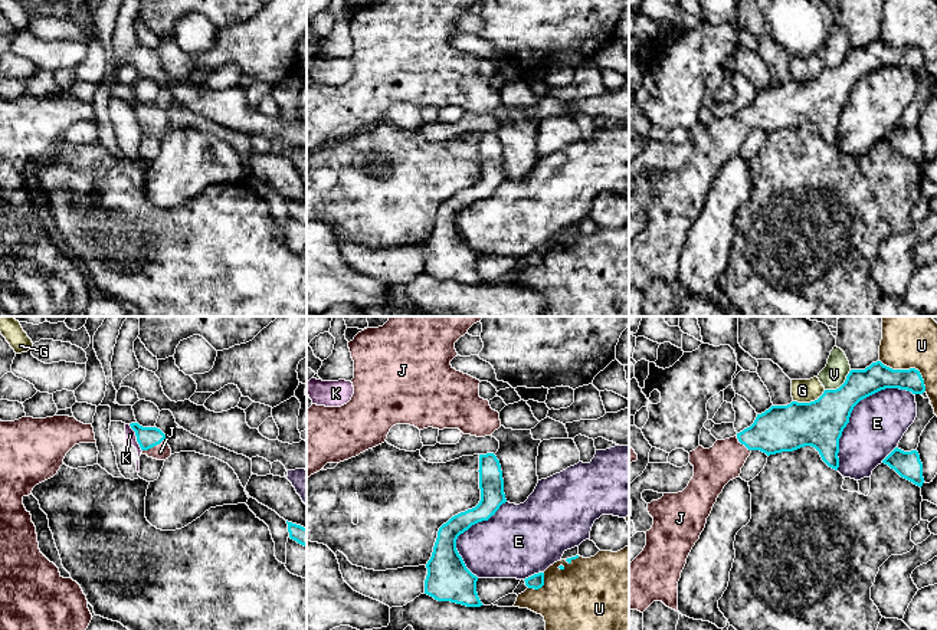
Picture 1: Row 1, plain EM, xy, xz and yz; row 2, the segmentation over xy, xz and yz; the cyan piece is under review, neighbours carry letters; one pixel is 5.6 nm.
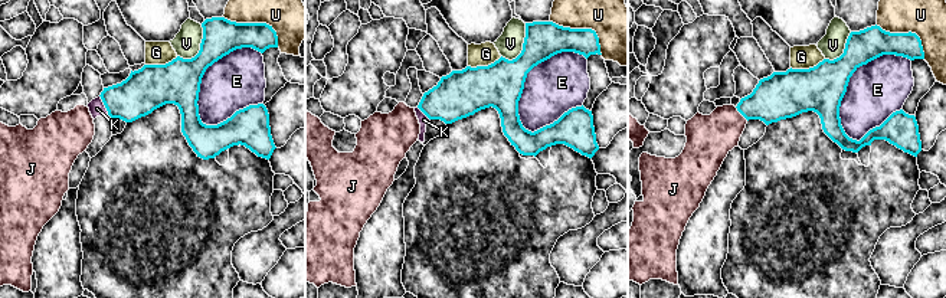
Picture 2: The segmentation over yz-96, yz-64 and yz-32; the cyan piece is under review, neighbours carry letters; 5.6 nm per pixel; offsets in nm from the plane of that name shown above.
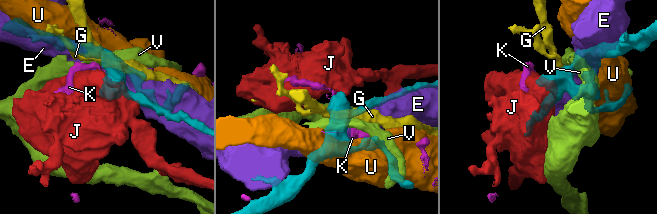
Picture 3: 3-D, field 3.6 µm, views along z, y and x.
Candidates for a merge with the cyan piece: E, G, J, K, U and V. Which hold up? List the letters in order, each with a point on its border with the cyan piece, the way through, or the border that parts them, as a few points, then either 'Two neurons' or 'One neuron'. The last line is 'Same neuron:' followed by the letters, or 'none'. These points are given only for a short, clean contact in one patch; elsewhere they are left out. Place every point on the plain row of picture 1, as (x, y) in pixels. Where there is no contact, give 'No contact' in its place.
E: Touches cyan at yz (852, 87). Two neurons
G: Touches cyan at yz (811, 79). Boundary: yz (825, 68), (813, 78), (793, 79). Two neurons
J: Touches cyan at xy (153, 124). Path across: xy (147, 115), (153, 124), (160, 130). One neuron
K: Touches cyan at xy (137, 115). Two neurons
U: Touches cyan at yz (910, 46). Two neurons
V: Touches cyan at yz (841, 64). Boundary: yz (851, 48), (838, 65), (825, 68). Two neurons
Same neuron: J

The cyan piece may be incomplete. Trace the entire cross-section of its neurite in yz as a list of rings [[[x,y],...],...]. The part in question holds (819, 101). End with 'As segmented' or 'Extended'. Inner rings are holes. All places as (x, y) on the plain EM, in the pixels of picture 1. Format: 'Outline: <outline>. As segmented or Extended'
Outline: [[[877,39],[865,47],[851,47],[839,66],[825,68],[815,79],[771,83],[764,91],[757,92],[754,101],[734,115],[717,118],[710,127],[698,124],[689,129],[694,154],[688,164],[682,170],[664,171],[661,177],[648,181],[653,203],[645,210],[646,223],[643,229],[629,240],[629,288],[643,291],[653,279],[662,279],[666,285],[678,289],[678,259],[687,236],[700,217],[718,173],[730,158],[740,154],[741,145],[753,128],[770,134],[812,124],[829,145],[838,148],[839,117],[849,101],[854,85],[861,78],[885,66],[907,68],[913,72],[925,69],[918,47],[892,47]]]. Extended

